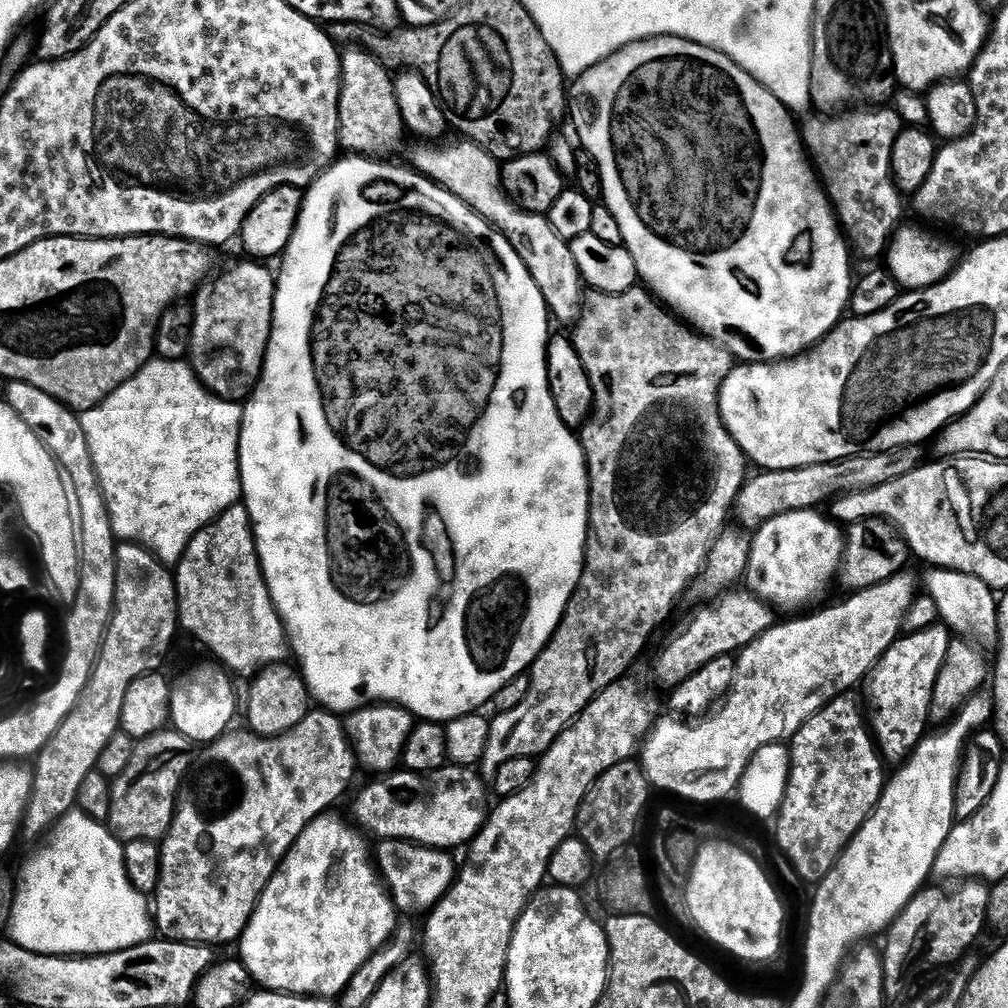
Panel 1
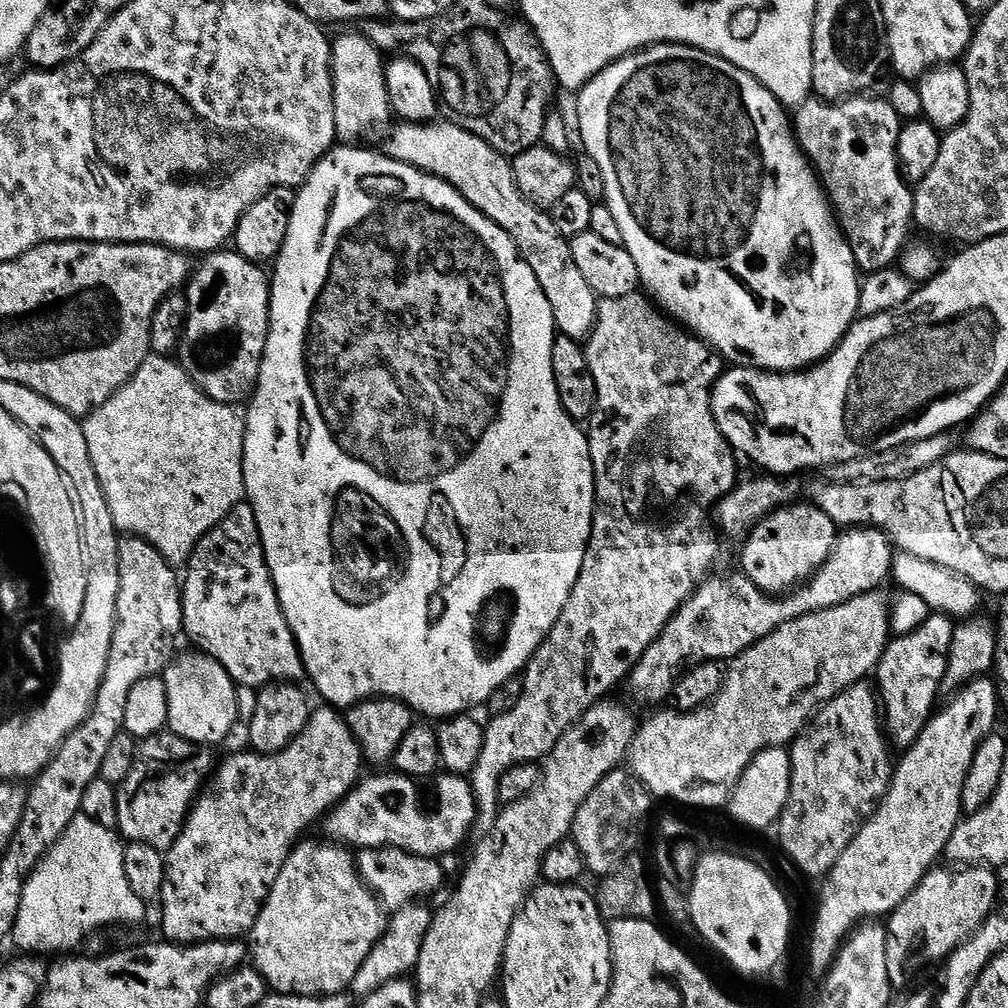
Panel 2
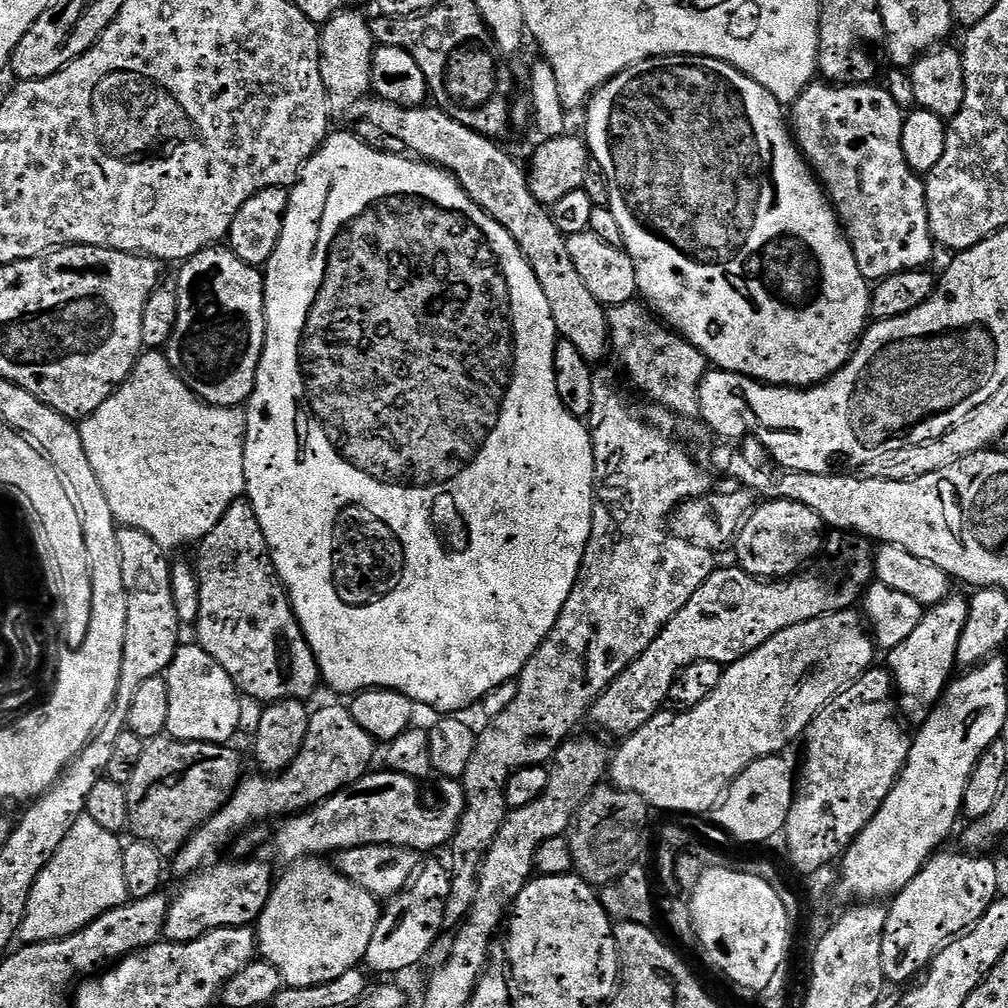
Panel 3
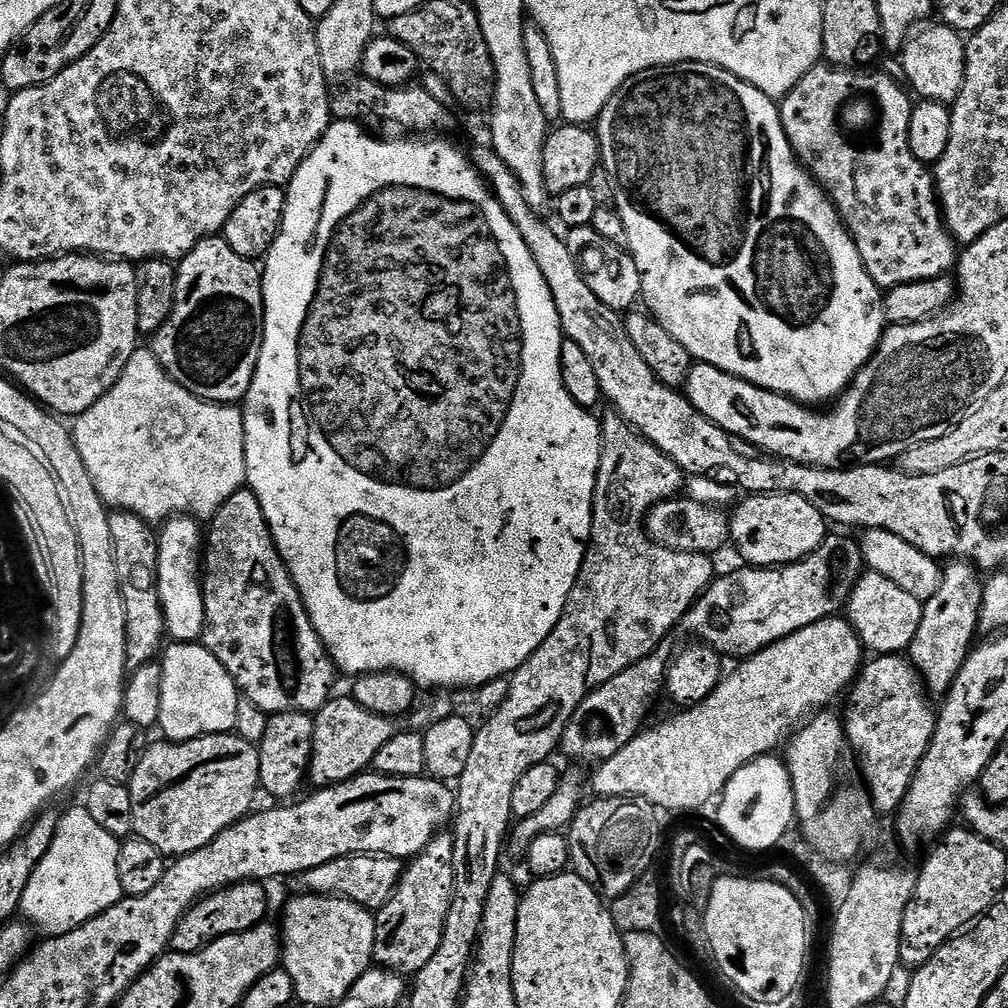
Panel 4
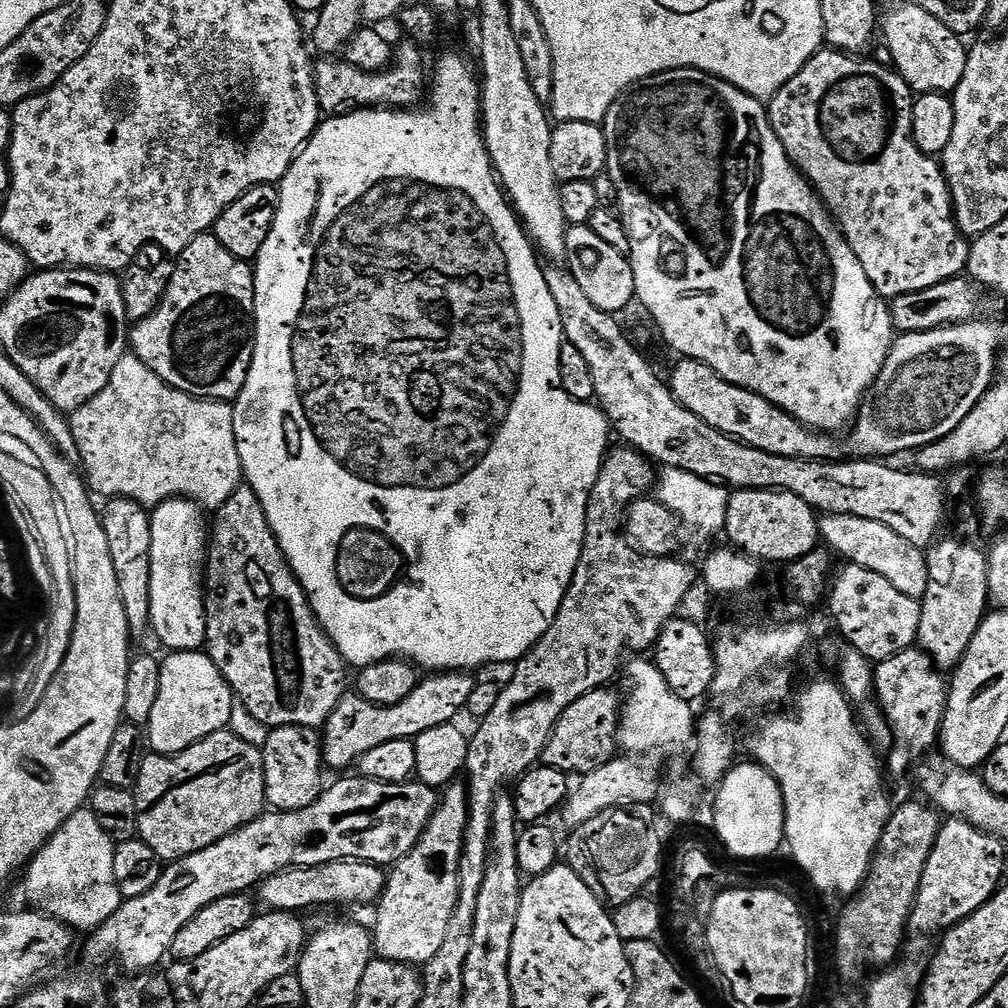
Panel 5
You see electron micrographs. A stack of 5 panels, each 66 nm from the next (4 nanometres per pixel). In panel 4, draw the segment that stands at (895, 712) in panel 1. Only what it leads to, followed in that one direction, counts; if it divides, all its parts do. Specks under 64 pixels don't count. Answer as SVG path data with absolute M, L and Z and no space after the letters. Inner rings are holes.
M953 559L943 565L940 585L934 595L923 601L922 622L918 626L918 634L914 634L914 642L908 647L907 655L923 687L929 693L932 691L937 698L943 697L951 688L974 647L972 635L977 635L980 627L983 589L981 573L967 562Z

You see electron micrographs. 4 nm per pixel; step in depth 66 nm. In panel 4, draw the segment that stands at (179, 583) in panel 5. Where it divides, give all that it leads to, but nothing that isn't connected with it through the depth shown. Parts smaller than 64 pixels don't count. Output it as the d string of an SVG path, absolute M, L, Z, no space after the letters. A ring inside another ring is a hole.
M173 518L167 521L159 529L156 549L156 593L162 606L165 633L177 644L199 641L204 634L201 525L192 518Z

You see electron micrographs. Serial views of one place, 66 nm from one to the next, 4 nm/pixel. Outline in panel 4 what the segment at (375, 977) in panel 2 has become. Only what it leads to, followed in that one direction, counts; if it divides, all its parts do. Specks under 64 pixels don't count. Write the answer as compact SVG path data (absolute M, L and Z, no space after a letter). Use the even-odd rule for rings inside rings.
M441 830L418 855L407 861L400 881L396 883L396 891L375 913L372 959L379 967L401 974L415 974L426 966L426 962L430 962L430 958L434 958L434 950L438 950L438 942L442 942L442 930L452 901L453 858L452 833Z

